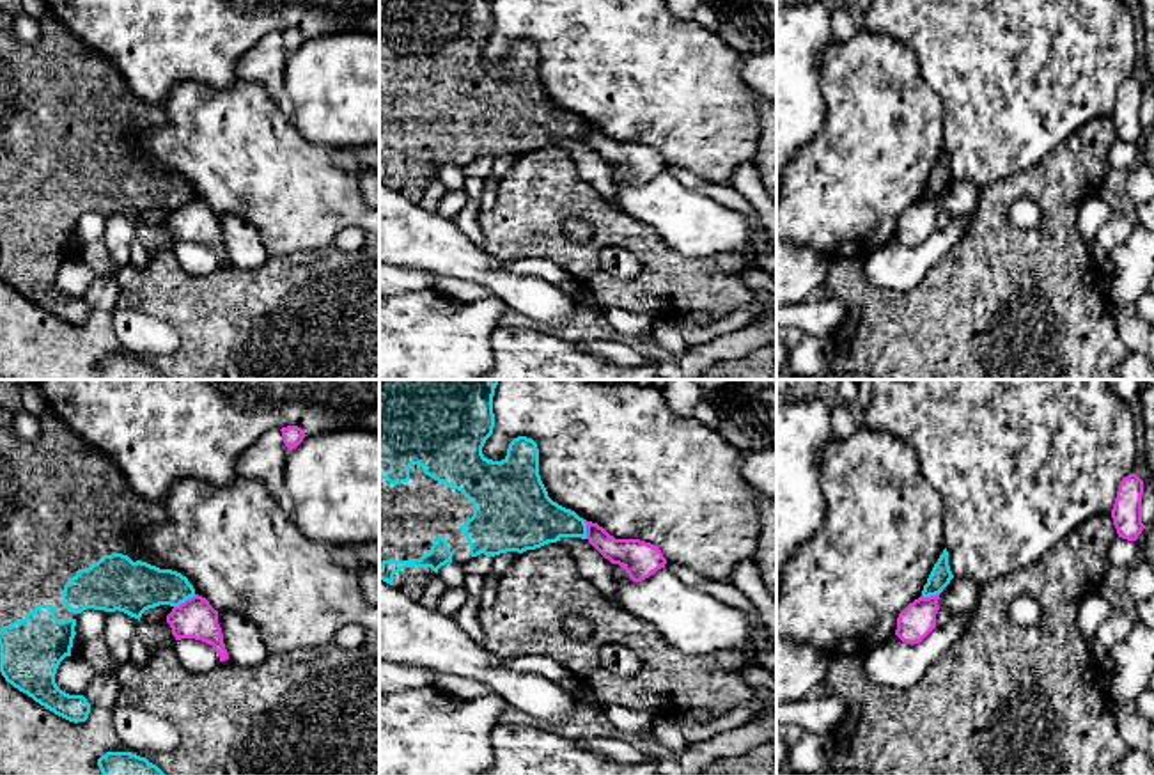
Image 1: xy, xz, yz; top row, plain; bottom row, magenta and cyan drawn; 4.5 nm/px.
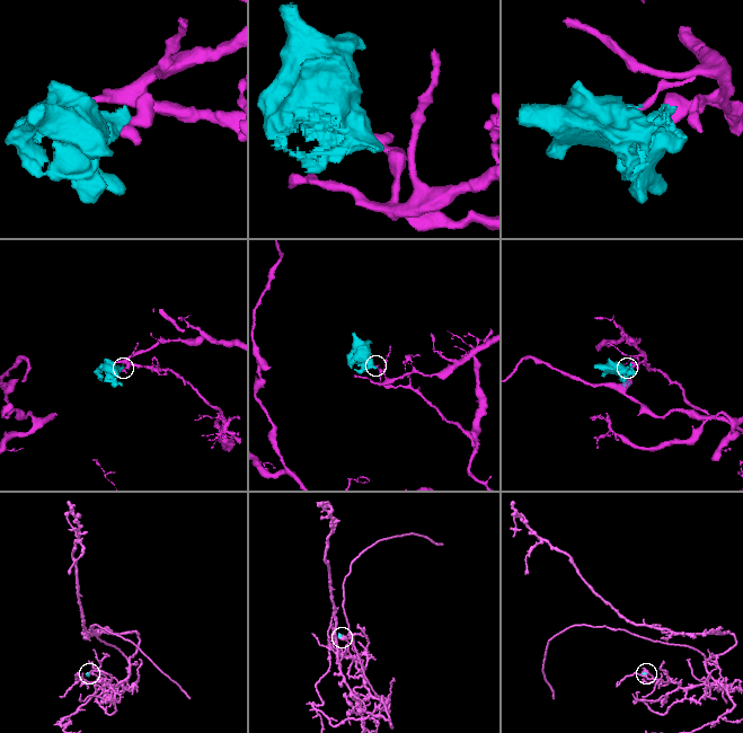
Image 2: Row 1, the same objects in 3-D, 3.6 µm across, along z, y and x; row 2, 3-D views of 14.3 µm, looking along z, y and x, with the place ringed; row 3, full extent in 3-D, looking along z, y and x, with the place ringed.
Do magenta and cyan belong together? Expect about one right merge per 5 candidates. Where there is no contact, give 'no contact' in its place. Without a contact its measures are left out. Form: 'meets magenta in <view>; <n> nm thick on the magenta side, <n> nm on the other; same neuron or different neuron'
meets magenta in xy; 180 nm thick on the magenta side, 240 nm on the other; different neuron

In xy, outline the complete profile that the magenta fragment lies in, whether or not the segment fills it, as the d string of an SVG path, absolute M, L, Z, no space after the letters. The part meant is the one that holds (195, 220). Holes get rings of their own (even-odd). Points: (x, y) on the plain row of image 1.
M195 197L179 209L174 209L167 218L167 225L170 227L175 243L202 243L216 254L220 264L229 262L222 231L218 227L218 215L209 207L206 200Z

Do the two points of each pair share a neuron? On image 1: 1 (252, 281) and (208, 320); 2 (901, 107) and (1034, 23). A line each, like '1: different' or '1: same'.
1: same
2: different

